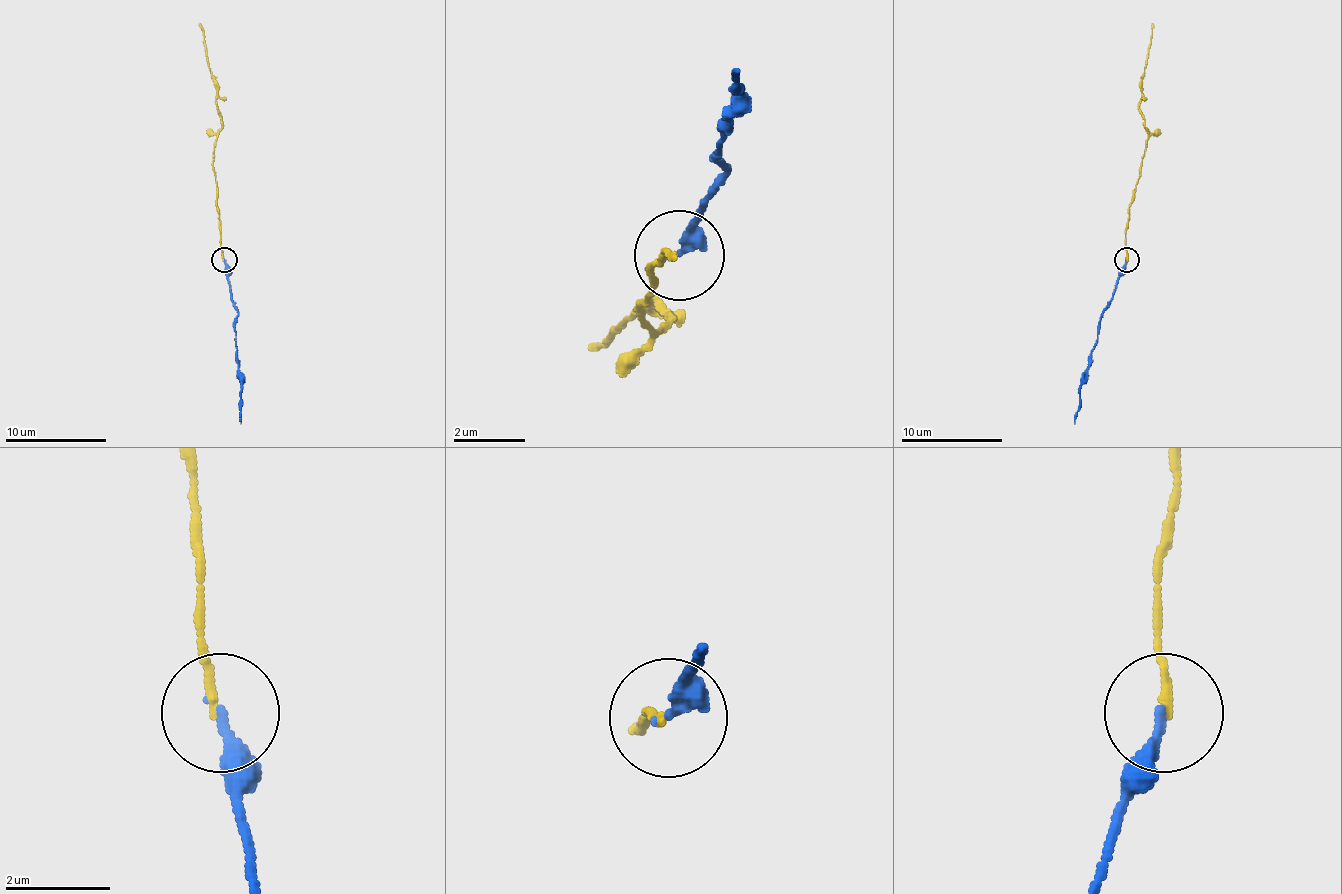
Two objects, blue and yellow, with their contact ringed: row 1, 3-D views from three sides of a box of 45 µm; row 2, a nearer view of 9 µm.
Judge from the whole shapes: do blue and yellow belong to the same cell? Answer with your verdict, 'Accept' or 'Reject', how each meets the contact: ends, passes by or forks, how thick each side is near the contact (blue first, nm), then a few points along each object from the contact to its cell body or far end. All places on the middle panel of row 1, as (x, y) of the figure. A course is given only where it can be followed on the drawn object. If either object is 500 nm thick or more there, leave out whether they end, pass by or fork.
Accept. At the ring blue ends. At the ring yellow ends. Thickness 220 nm (blue) against 160 nm. Course of blue: (681, 257), (699, 212), (726, 167), (717, 149), (735, 86), (735, 68). Course of yellow: (672, 257), (663, 248), (636, 311), (654, 329), (672, 320), (654, 302), (654, 311), (591, 347)

